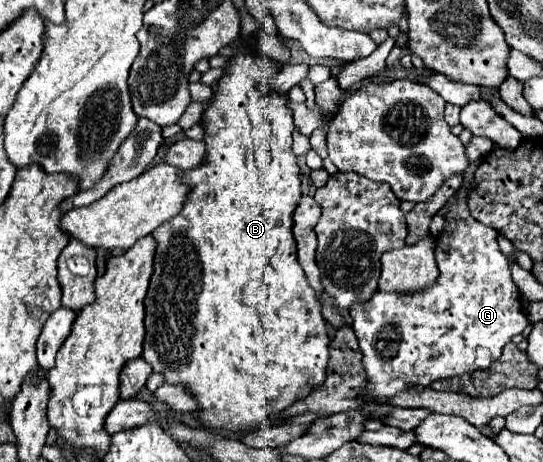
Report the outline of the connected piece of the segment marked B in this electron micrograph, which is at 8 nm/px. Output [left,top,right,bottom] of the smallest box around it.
[144,51,328,431]

